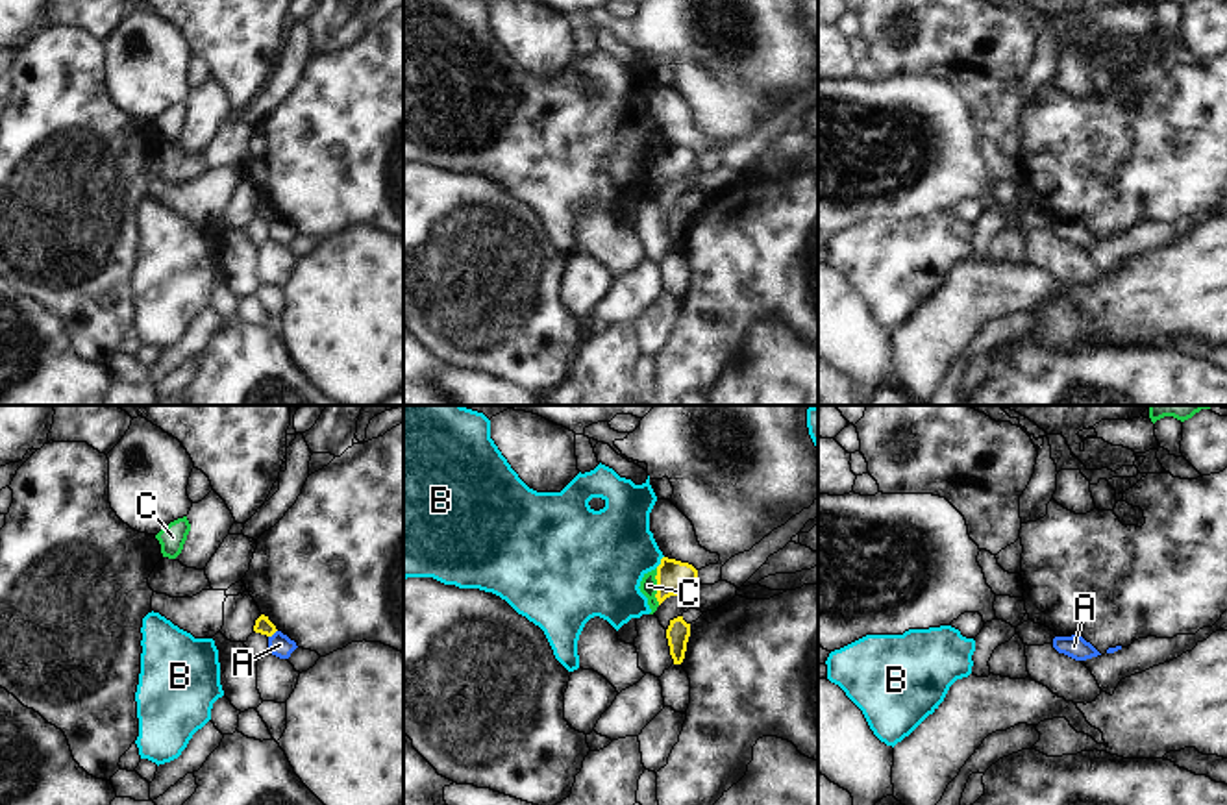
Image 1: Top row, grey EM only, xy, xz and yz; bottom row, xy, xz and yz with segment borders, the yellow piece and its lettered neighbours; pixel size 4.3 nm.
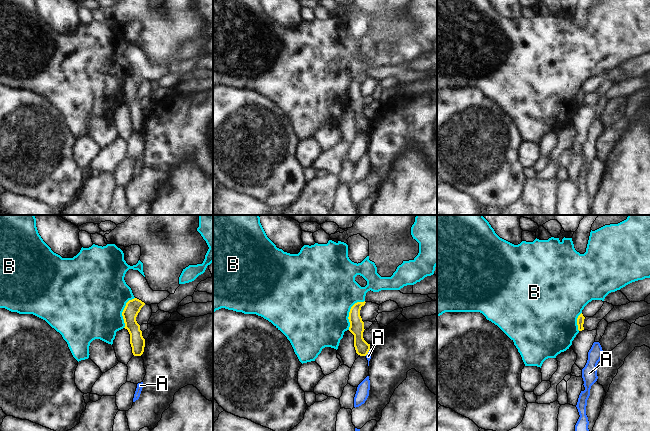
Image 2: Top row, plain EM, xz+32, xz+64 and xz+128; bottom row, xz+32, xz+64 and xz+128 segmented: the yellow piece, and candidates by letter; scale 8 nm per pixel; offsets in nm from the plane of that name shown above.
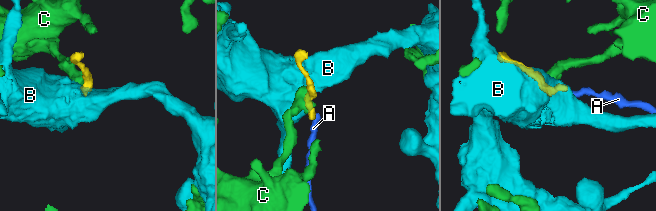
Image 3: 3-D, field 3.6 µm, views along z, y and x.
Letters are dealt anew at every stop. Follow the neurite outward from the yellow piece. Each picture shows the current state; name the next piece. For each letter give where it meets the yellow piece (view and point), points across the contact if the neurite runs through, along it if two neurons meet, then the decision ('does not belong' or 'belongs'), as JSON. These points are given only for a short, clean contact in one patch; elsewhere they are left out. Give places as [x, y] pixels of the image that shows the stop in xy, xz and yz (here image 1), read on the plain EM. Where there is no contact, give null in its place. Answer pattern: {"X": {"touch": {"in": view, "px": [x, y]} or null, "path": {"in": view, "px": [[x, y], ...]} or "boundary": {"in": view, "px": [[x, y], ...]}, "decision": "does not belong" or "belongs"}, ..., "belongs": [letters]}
{"A": {"touch": {"in": "xy", "px": [272, 219]}, "boundary": {"in": "xy", "px": [[276, 215], [269, 222]]}, "decision": "does not belong"}, "B": {"touch": {"in": "xz", "px": [661, 147]}, "boundary": {"in": "xz", "px": [[663, 141], [656, 152]]}, "decision": "does not belong"}, "C": {"touch": {"in": "xz", "px": [657, 173]}, "boundary": {"in": "xz", "px": [[656, 154], [656, 185], [659, 189]]}, "decision": "does not belong"}, "belongs": []}

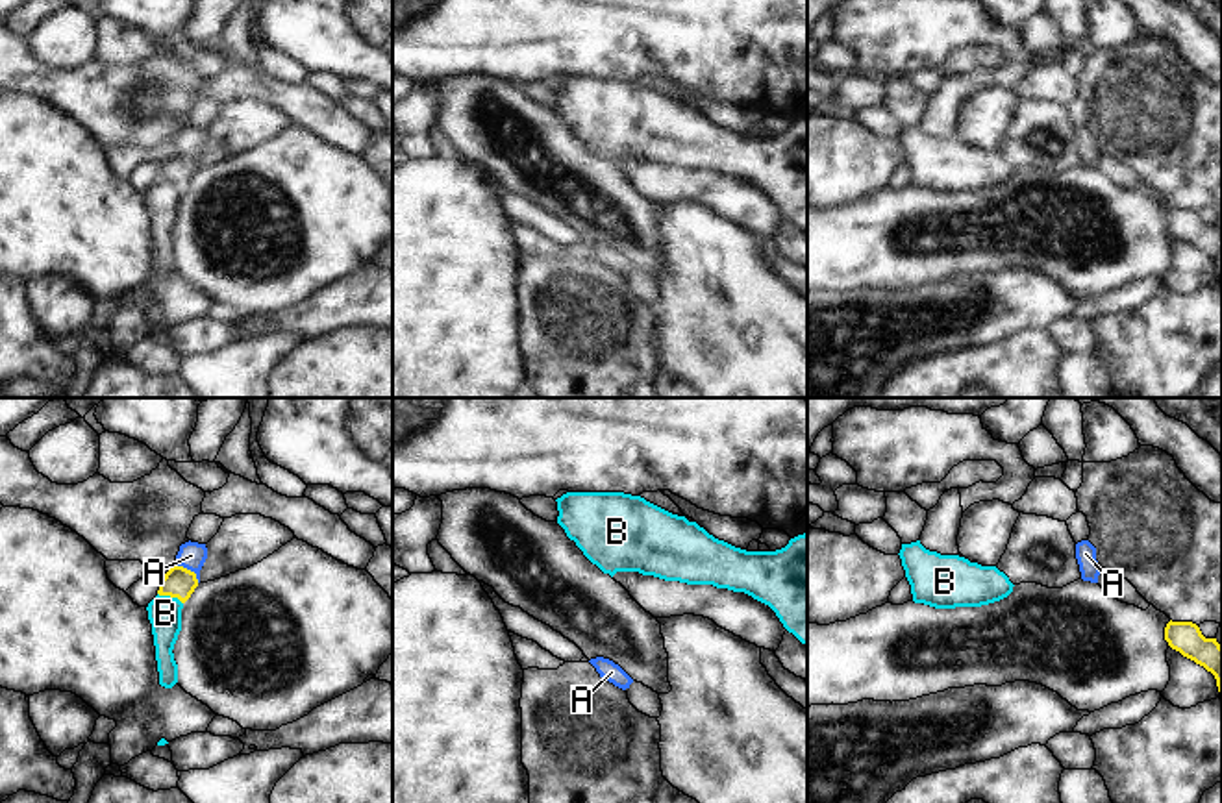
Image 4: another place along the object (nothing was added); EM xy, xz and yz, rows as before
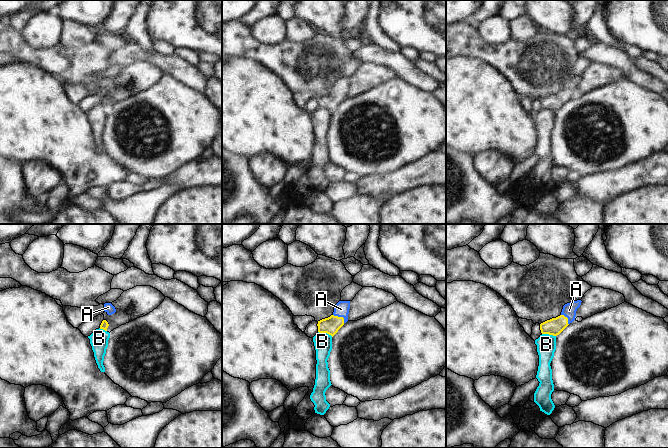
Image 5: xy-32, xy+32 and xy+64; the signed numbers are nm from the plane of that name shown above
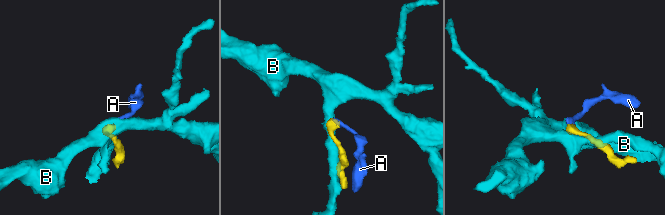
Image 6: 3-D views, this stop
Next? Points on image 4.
{"A": {"touch": {"in": "xy", "px": [189, 156]}, "path": {"in": "xy", "px": [[178, 167], [189, 156], [191, 141]]}, "decision": "belongs"}, "B": {"touch": {"in": "xy", "px": [171, 182]}, "decision": "does not belong"}, "belongs": ["A"]}

